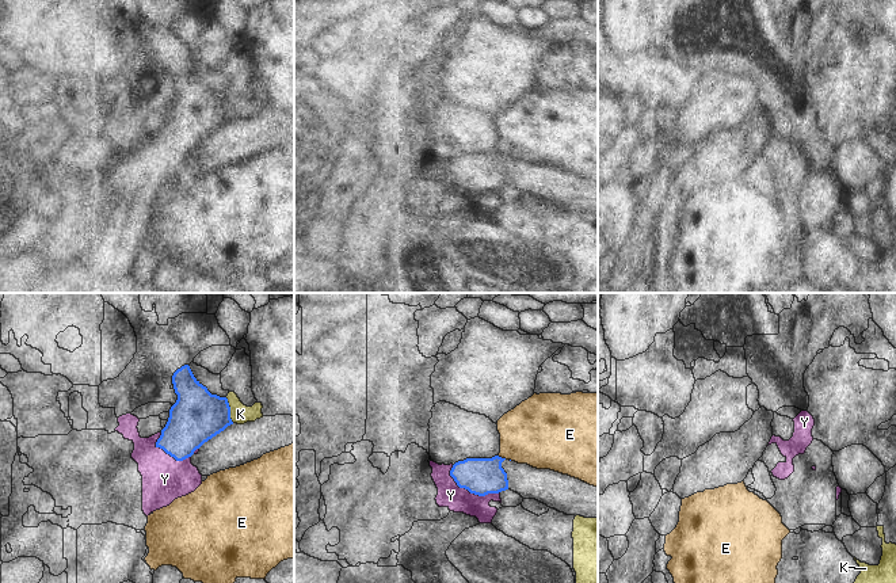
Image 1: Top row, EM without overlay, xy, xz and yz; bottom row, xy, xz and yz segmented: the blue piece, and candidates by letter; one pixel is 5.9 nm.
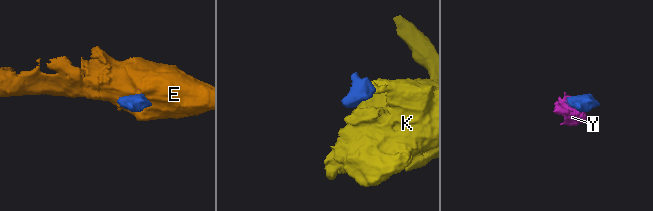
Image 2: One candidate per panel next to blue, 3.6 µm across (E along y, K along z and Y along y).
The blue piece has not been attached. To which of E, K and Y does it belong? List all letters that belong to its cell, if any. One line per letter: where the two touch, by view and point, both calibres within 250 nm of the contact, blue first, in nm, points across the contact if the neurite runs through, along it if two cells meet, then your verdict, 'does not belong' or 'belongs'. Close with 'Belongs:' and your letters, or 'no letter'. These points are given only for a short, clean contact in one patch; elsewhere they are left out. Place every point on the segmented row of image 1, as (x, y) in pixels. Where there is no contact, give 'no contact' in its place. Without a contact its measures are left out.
E: xz (500, 457) | 220/380 nm | along xz (498, 456), (506, 458) | does not belong
K: xy (229, 410) | 300/120 nm | along xy (225, 397), (229, 406), (229, 418), (233, 422) | does not belong
Y: xz (469, 491) | 220/150 nm | across xz (480, 476), (469, 491), (454, 491), (450, 495) | belongs
Belongs: Y

